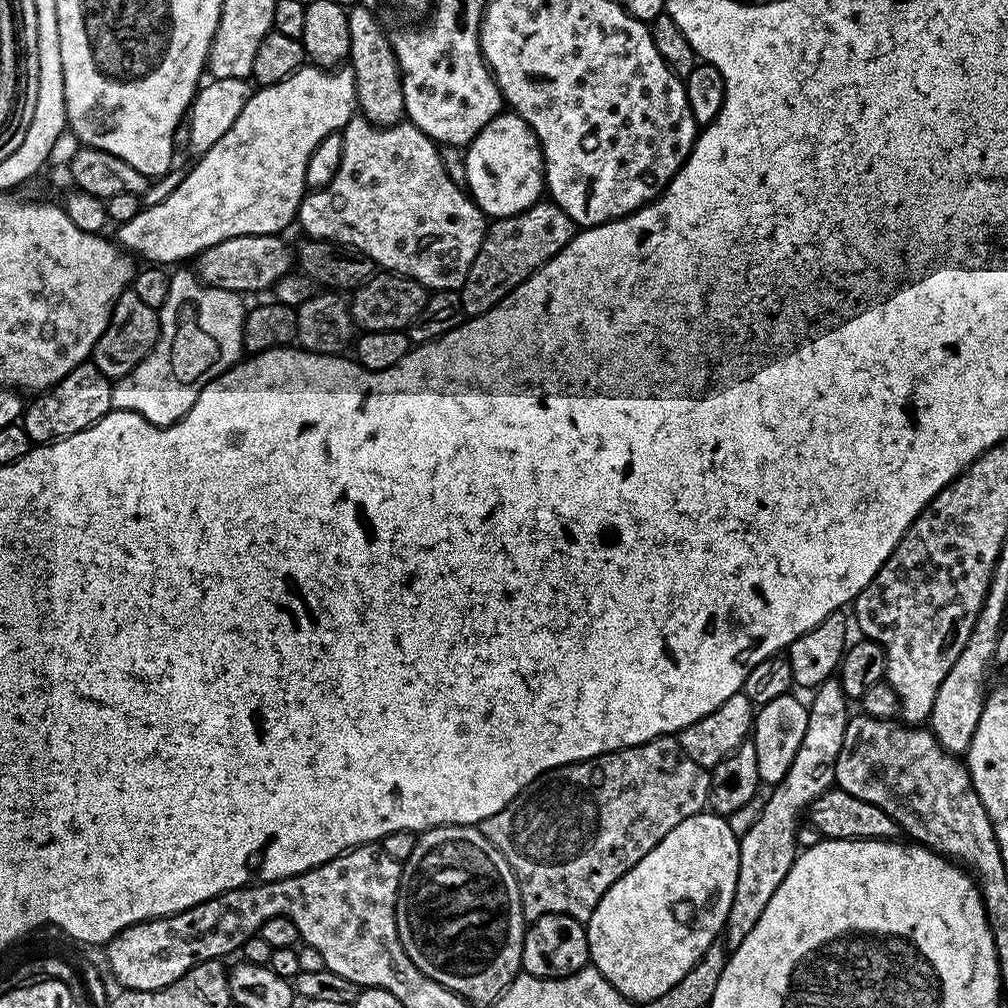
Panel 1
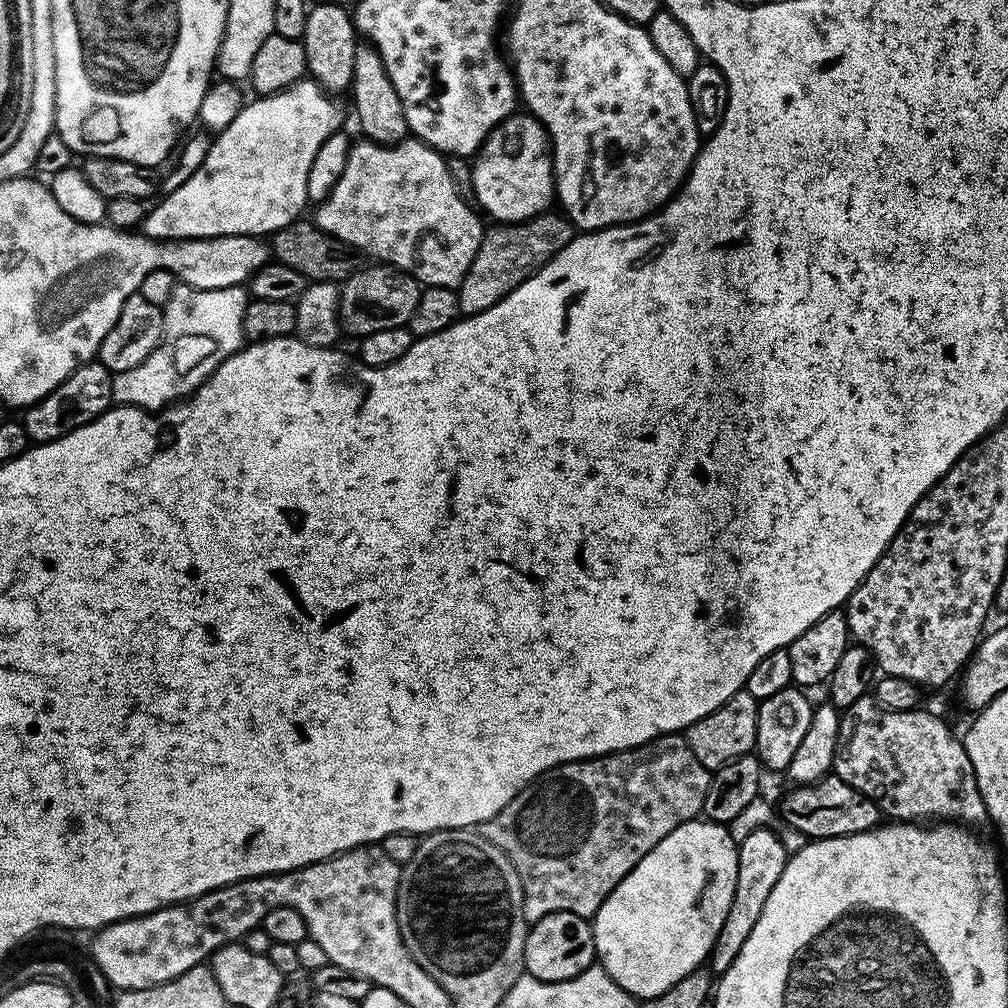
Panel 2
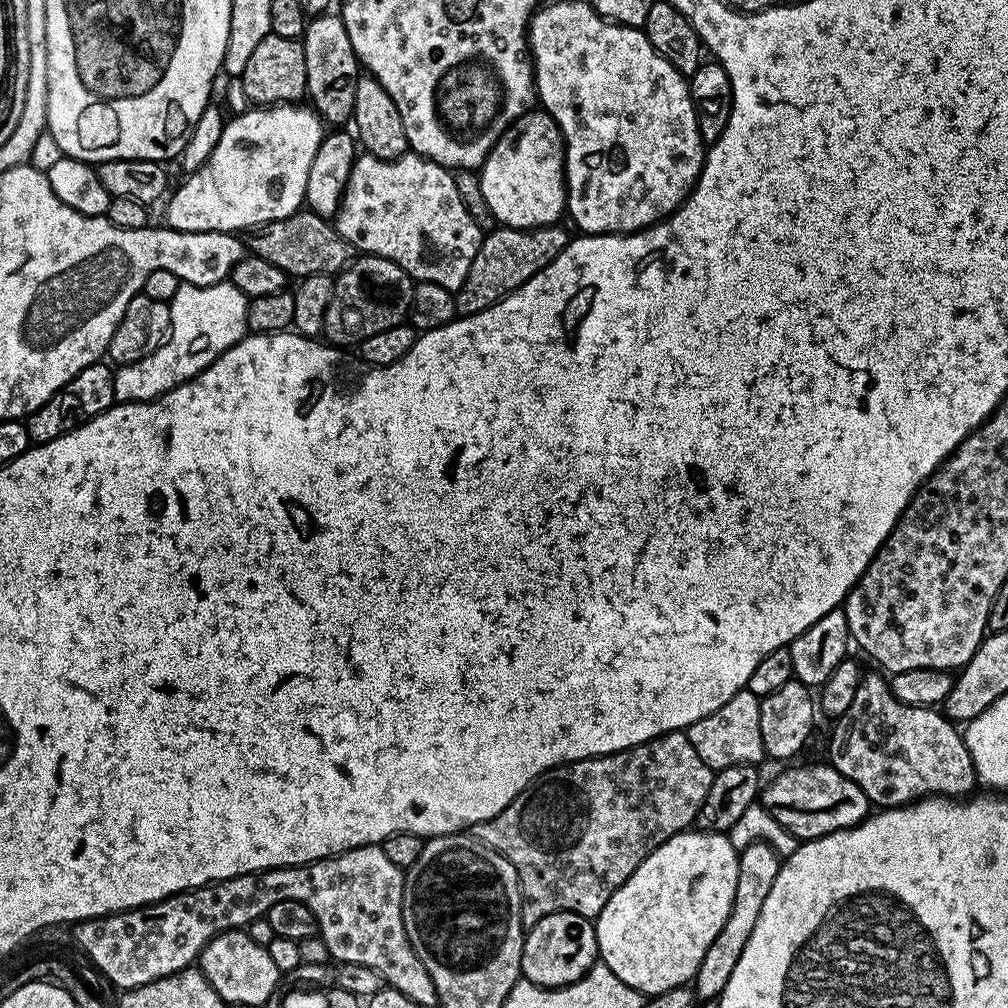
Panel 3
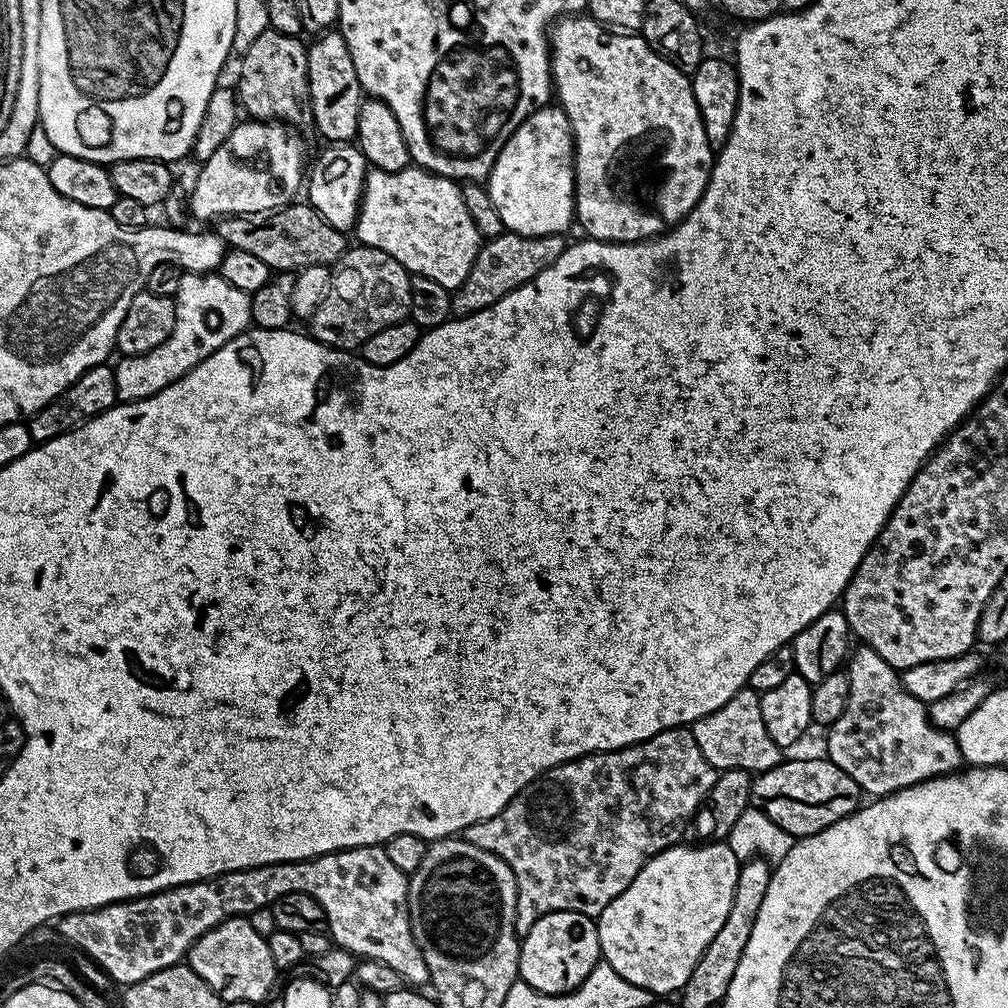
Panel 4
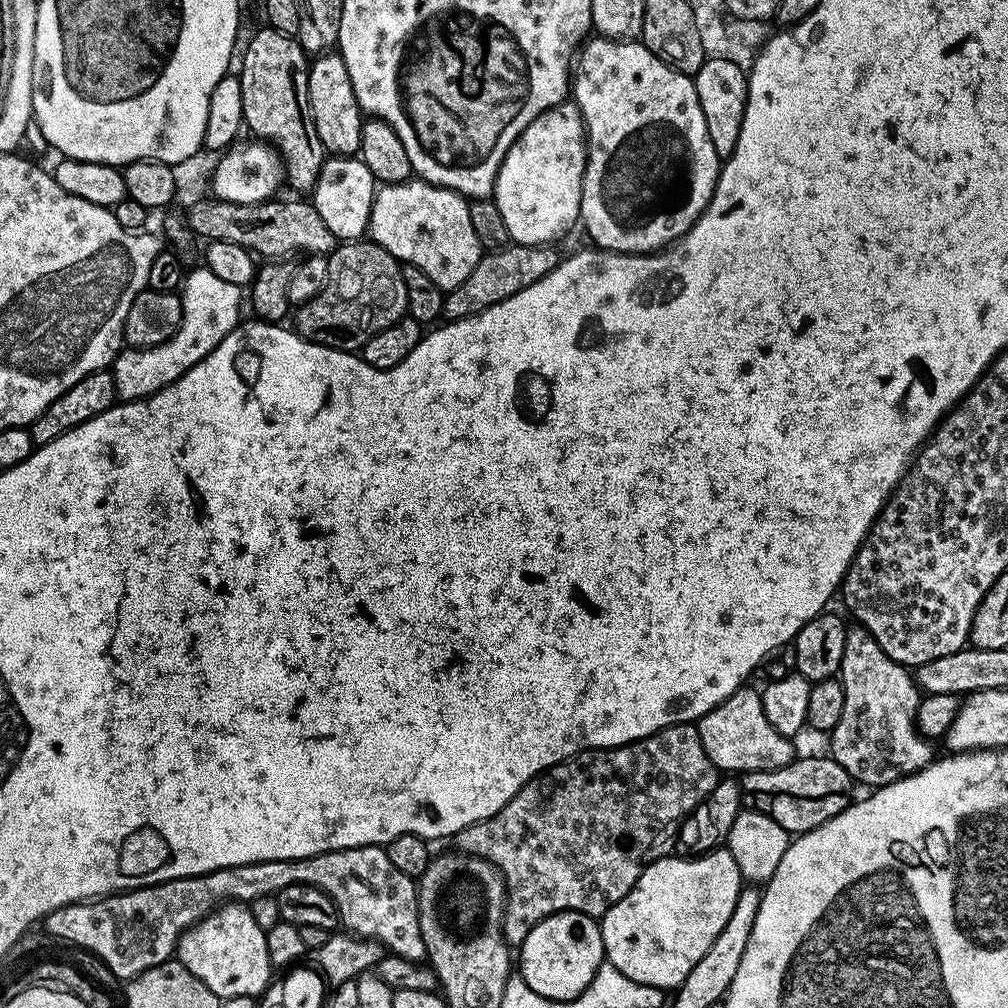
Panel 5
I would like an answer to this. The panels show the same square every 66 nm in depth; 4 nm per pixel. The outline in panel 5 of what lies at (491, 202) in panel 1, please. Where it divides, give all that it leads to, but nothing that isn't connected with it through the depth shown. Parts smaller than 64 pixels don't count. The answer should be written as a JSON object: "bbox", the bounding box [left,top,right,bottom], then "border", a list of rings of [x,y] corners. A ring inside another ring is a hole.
{"bbox":[494,102,588,244],"border":[[[574,102],[556,104],[538,114],[510,146],[496,175],[494,199],[514,244],[547,244],[577,227],[582,202],[588,138],[584,119]]]}

